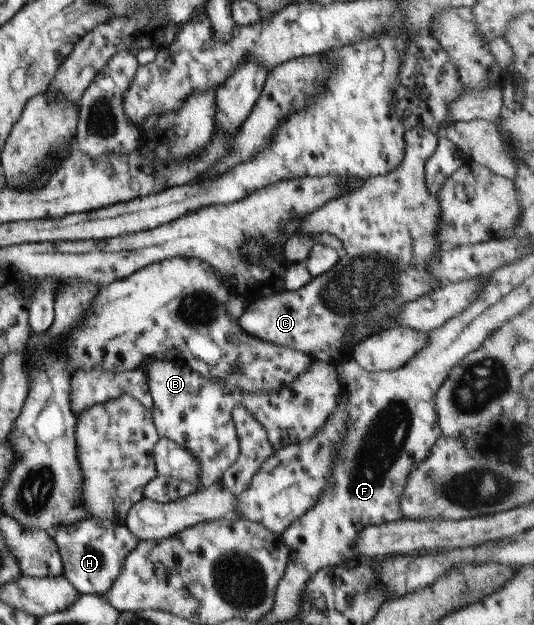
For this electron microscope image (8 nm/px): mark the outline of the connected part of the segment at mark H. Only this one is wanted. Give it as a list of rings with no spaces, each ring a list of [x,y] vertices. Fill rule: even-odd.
[[[89,517],[72,525],[56,527],[51,536],[62,562],[62,575],[79,595],[104,595],[121,570],[127,553],[139,542],[123,522]]]

